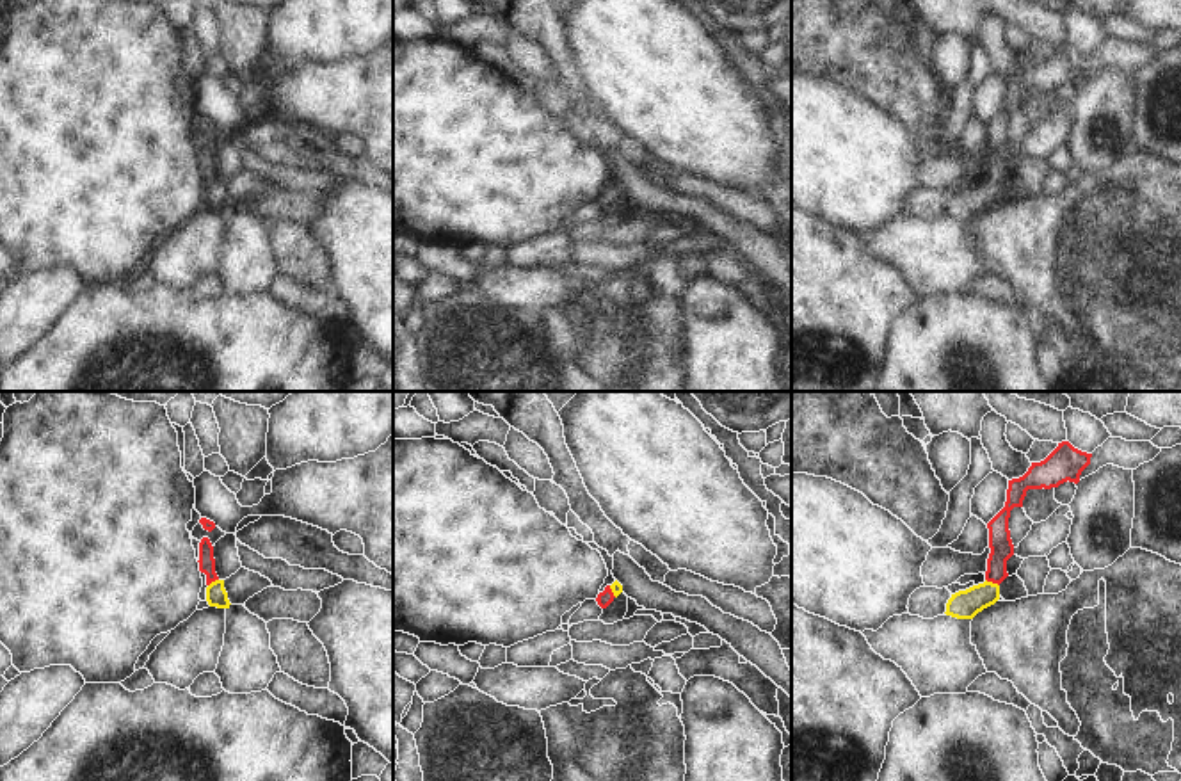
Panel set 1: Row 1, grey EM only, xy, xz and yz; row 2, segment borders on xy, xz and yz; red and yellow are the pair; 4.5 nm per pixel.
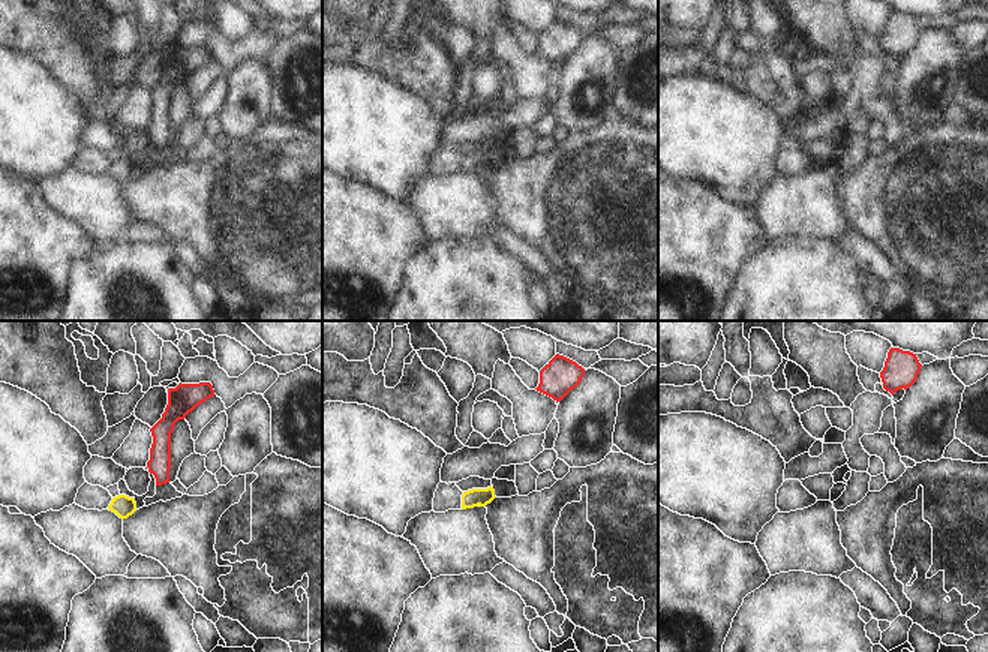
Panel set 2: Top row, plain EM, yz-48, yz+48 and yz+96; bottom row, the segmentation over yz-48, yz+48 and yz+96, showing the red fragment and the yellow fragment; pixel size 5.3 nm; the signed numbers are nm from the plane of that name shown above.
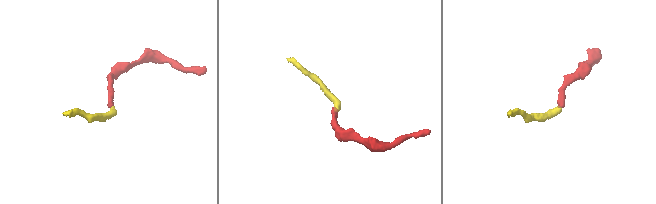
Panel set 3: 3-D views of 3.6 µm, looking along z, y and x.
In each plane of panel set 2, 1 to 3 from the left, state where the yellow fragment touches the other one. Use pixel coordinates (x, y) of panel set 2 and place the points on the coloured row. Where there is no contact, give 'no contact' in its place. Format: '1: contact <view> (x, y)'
1: no contact
2: no contact
3: no contact

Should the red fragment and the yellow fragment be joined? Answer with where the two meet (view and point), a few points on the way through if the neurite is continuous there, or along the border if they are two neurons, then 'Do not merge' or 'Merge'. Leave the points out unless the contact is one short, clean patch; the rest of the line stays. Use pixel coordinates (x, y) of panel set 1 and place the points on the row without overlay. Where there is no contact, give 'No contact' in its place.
Touches red at yz (993, 184). Path across: yz (1000, 144), (993, 184), (966, 205). Merge.

